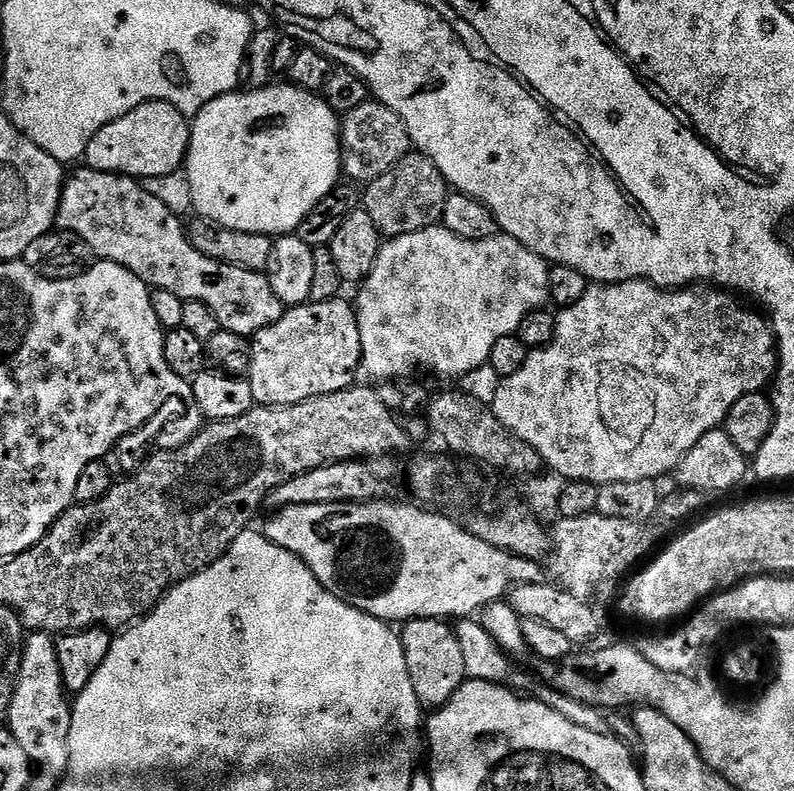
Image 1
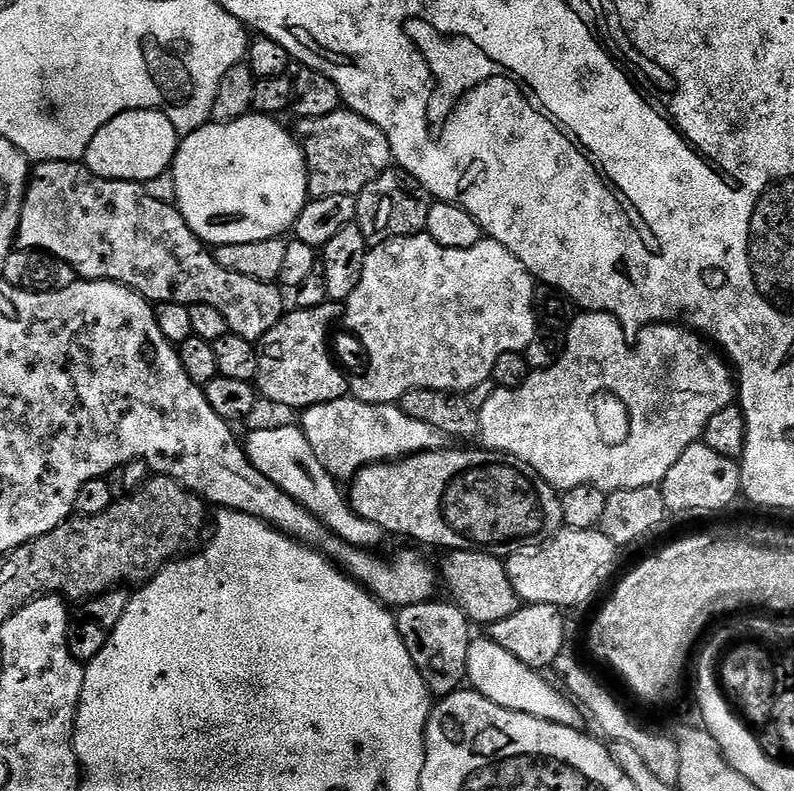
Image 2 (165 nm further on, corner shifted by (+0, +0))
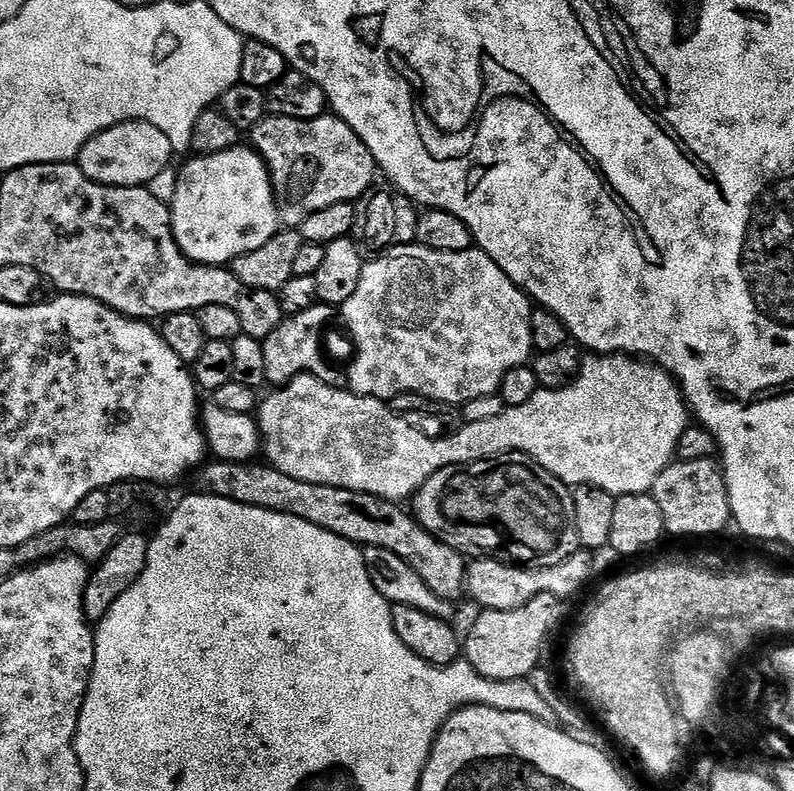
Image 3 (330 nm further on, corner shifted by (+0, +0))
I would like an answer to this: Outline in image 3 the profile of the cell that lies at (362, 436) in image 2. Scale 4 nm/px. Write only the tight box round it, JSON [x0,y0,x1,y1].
[258,354,690,502]

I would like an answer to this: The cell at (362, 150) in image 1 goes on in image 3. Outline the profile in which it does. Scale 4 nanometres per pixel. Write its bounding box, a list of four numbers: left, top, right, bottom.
[250,114,378,230]

